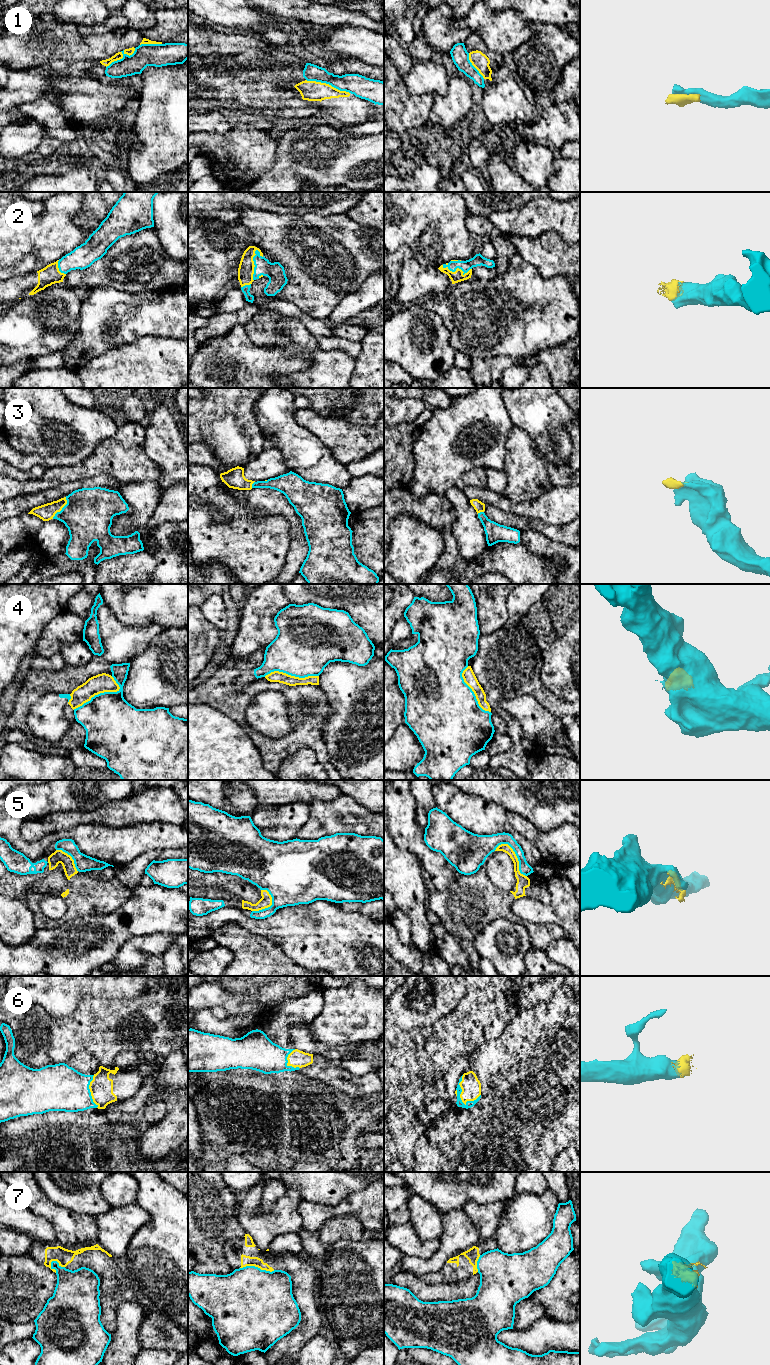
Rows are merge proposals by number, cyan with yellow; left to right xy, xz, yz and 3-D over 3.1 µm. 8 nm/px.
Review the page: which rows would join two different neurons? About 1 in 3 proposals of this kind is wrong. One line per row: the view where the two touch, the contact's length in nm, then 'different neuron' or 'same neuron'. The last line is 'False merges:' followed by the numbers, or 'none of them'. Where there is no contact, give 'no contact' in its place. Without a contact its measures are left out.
1: meets cyan in xz; contact 360 nm long; different neuron
2: meets cyan in xz; contact 260 nm long; same neuron
3: meets cyan in xy; contact 200 nm long; same neuron
4: meets cyan in xy; contact 420 nm long; different neuron
5: meets cyan in yz; contact 340 nm long; different neuron
6: meets cyan in yz; contact 240 nm long; same neuron
7: meets cyan in xz; contact 280 nm long; different neuron
False merges: 1, 4, 5, 7

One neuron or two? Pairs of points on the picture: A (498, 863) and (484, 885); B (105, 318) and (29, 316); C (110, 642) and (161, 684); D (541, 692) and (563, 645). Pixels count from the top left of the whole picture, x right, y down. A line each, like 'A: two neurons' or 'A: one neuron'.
A: two neurons
B: two neurons
C: two neurons
D: two neurons

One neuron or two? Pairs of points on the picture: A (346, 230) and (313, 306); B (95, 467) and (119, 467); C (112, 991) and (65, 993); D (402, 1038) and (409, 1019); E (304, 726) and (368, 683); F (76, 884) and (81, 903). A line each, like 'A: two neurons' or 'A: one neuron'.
A: one neuron
B: one neuron
C: one neuron
D: two neurons
E: two neurons
F: one neuron

